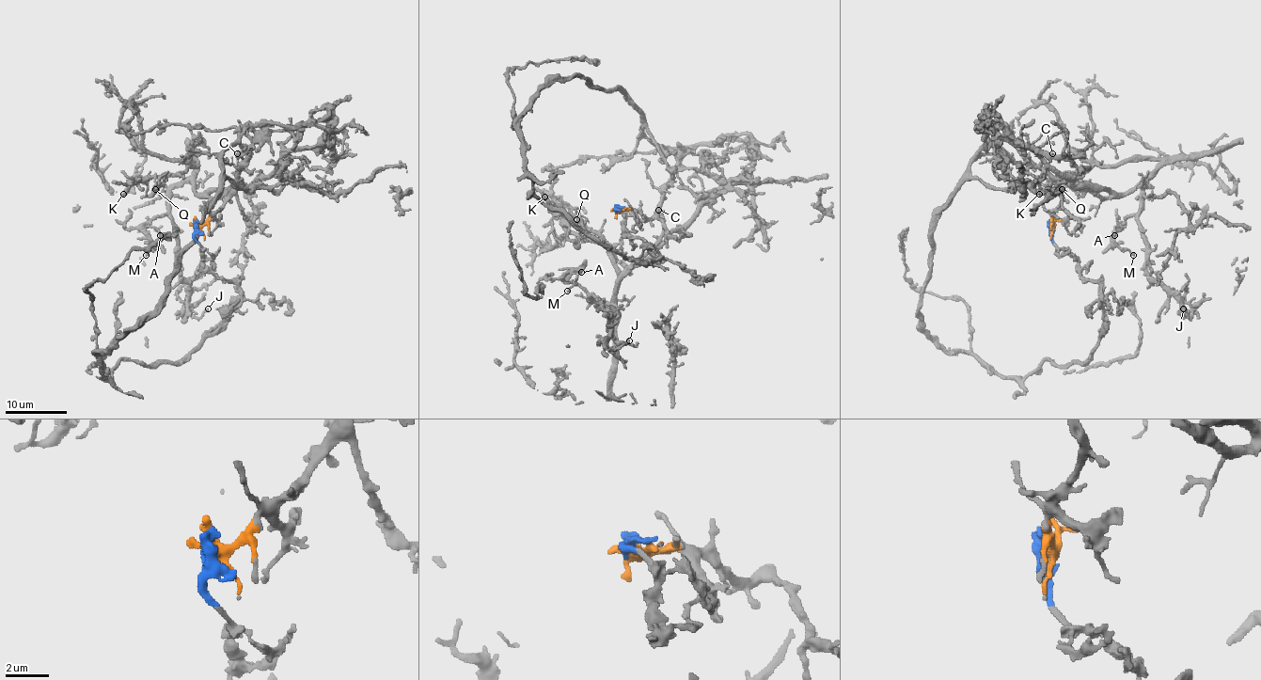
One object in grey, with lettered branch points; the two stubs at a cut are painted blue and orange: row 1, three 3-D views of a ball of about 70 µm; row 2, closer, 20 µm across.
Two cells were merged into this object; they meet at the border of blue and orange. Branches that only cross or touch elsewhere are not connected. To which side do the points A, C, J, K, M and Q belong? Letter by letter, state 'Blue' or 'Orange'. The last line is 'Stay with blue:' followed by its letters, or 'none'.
A: Orange
C: Orange
J: Orange
K: Orange
M: Orange
Q: Orange
Stay with blue: none

